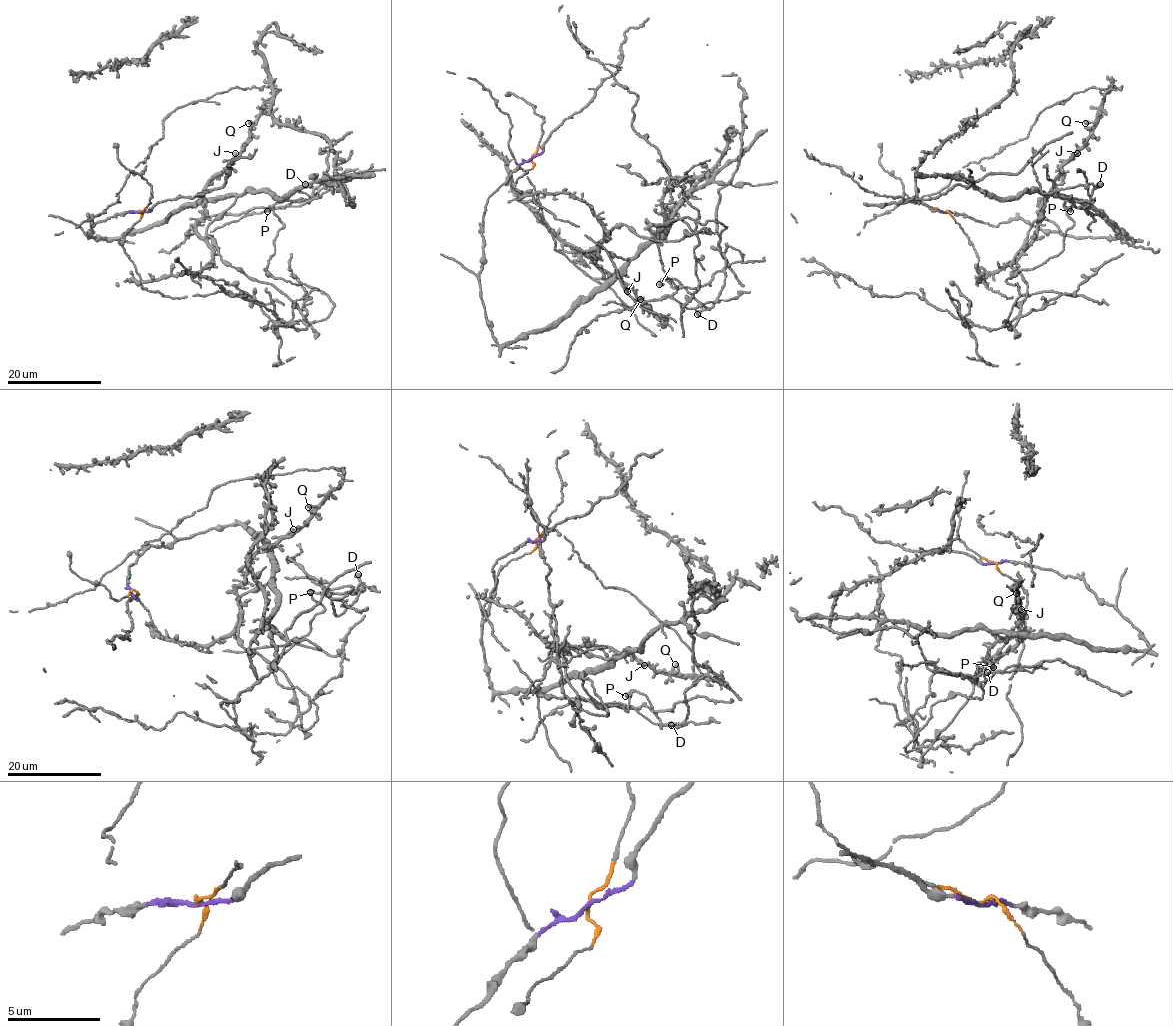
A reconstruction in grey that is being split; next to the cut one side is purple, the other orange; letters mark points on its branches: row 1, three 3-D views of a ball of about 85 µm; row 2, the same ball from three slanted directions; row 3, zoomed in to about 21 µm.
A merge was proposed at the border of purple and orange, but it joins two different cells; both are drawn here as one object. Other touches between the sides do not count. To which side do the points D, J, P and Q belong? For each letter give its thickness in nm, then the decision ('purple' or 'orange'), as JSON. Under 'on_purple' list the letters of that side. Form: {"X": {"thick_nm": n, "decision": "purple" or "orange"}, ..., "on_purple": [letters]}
{"D": {"thick_nm": 650, "decision": "purple"}, "J": {"thick_nm": 440, "decision": "orange"}, "P": {"thick_nm": 550, "decision": "purple"}, "Q": {"thick_nm": 380, "decision": "orange"}, "on_purple": ["D", "P"]}

